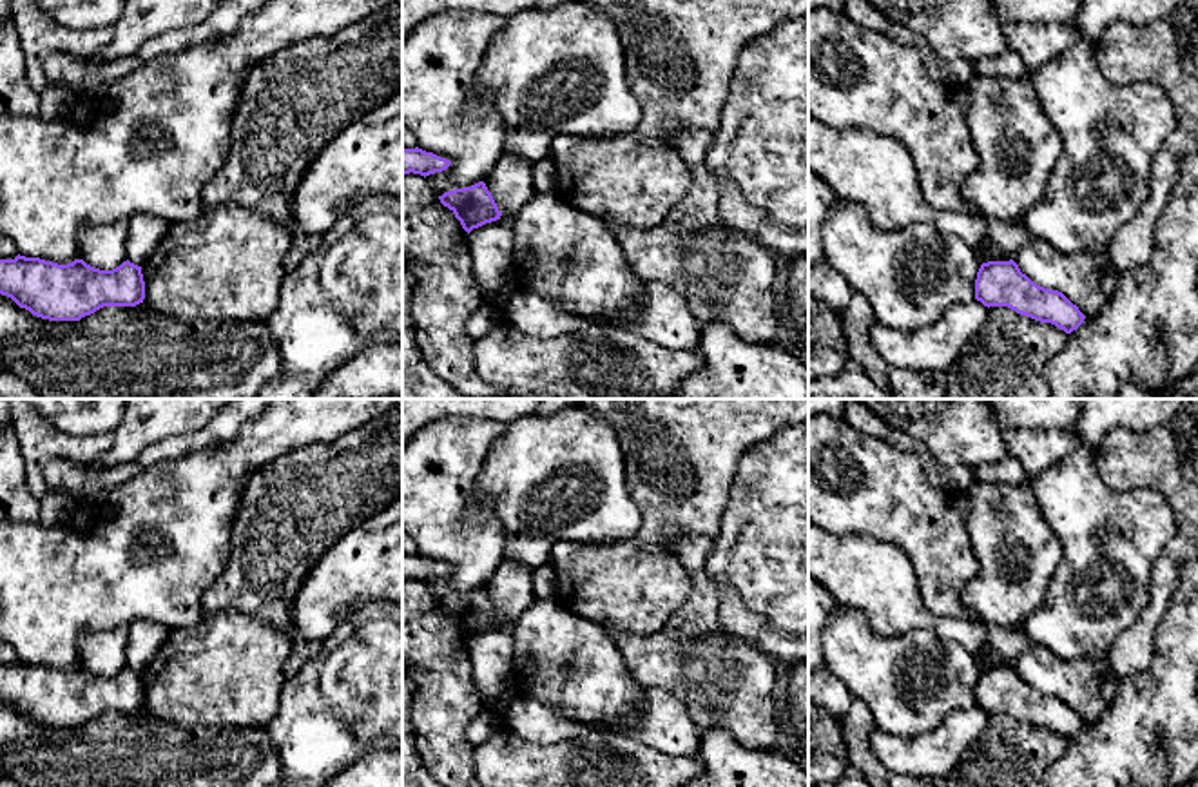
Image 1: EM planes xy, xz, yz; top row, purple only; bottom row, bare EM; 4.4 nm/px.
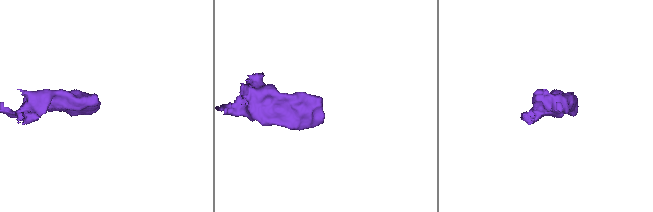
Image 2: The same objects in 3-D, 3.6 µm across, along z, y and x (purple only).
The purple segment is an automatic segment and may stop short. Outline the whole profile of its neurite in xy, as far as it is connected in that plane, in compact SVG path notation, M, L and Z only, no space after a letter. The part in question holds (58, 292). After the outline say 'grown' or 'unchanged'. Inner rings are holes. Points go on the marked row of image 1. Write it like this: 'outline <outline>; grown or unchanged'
outline M16 256L0 259L0 294L11 297L20 308L49 321L80 321L103 306L136 306L145 299L141 267L123 261L112 270L100 270L83 259L58 265L40 257Z; unchanged

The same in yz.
outline M1010 261L982 263L975 279L975 299L984 306L1008 306L1020 316L1051 323L1071 334L1086 316L1062 292L1033 283Z; unchanged

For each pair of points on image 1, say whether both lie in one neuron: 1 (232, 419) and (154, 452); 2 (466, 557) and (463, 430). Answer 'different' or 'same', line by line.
1: same
2: same

